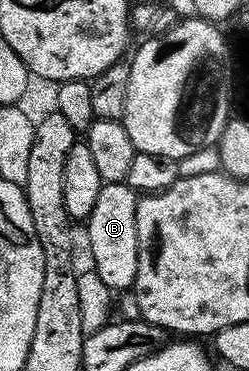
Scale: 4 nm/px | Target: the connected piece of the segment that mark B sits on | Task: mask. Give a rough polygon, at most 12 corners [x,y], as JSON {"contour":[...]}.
{"contour":[[105,183],[85,219],[93,271],[112,291],[137,275],[137,203]]}

